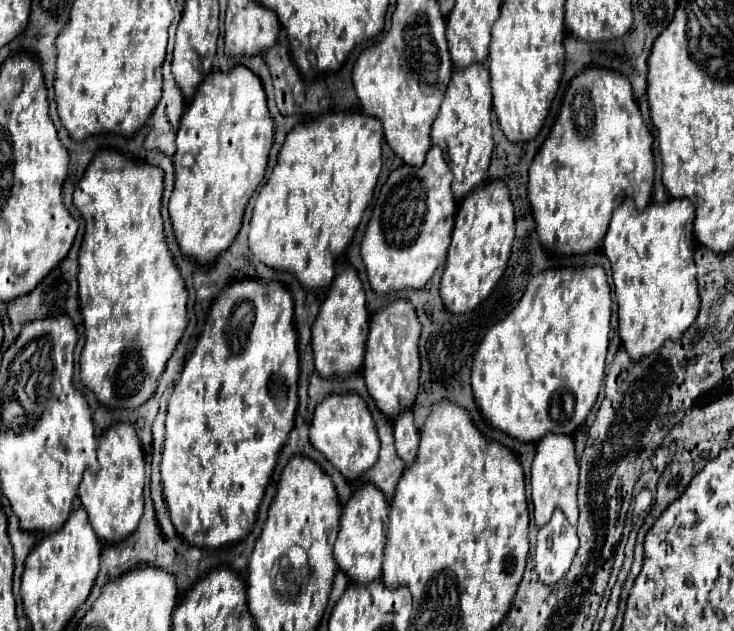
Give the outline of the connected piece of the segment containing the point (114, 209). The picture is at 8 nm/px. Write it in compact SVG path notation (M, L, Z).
M99 151L93 157L93 161L89 163L83 179L79 181L79 185L73 193L73 201L85 219L85 237L83 237L83 245L79 251L79 307L81 307L81 315L85 321L85 335L87 335L87 343L81 353L81 383L85 387L89 387L97 395L97 399L109 409L135 409L135 407L143 405L155 393L159 377L165 371L167 361L169 361L171 353L175 351L179 339L183 337L183 331L189 321L187 319L187 289L185 289L185 283L183 283L183 277L181 277L177 265L173 263L173 259L167 251L167 243L165 243L163 219L161 219L161 211L159 211L161 209L161 193L163 193L163 171L159 167L129 161L127 157L123 157L117 151Z

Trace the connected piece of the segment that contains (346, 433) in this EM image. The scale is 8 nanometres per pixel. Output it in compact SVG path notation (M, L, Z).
M329 395L329 399L319 403L313 413L309 441L347 481L353 481L371 469L379 457L377 429L365 401L359 395Z

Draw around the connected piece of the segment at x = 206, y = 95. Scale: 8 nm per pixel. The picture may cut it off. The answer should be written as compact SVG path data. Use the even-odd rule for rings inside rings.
M243 65L233 67L233 71L229 73L207 75L207 79L197 89L193 101L185 107L181 127L177 131L177 153L173 157L175 189L169 199L169 215L177 245L185 257L195 259L201 265L211 265L235 241L241 229L245 205L265 177L271 145L273 145L273 119L269 115L267 97L257 75L253 75L253 71L249 71ZM187 151L195 155L193 167L181 165L181 157Z

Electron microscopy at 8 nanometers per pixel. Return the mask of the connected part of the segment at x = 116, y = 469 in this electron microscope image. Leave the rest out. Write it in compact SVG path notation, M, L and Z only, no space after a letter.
M119 421L99 439L97 447L99 471L97 475L85 473L79 485L79 501L89 515L97 537L105 543L119 543L129 537L141 519L143 513L143 483L145 483L145 459L139 437L133 423Z

